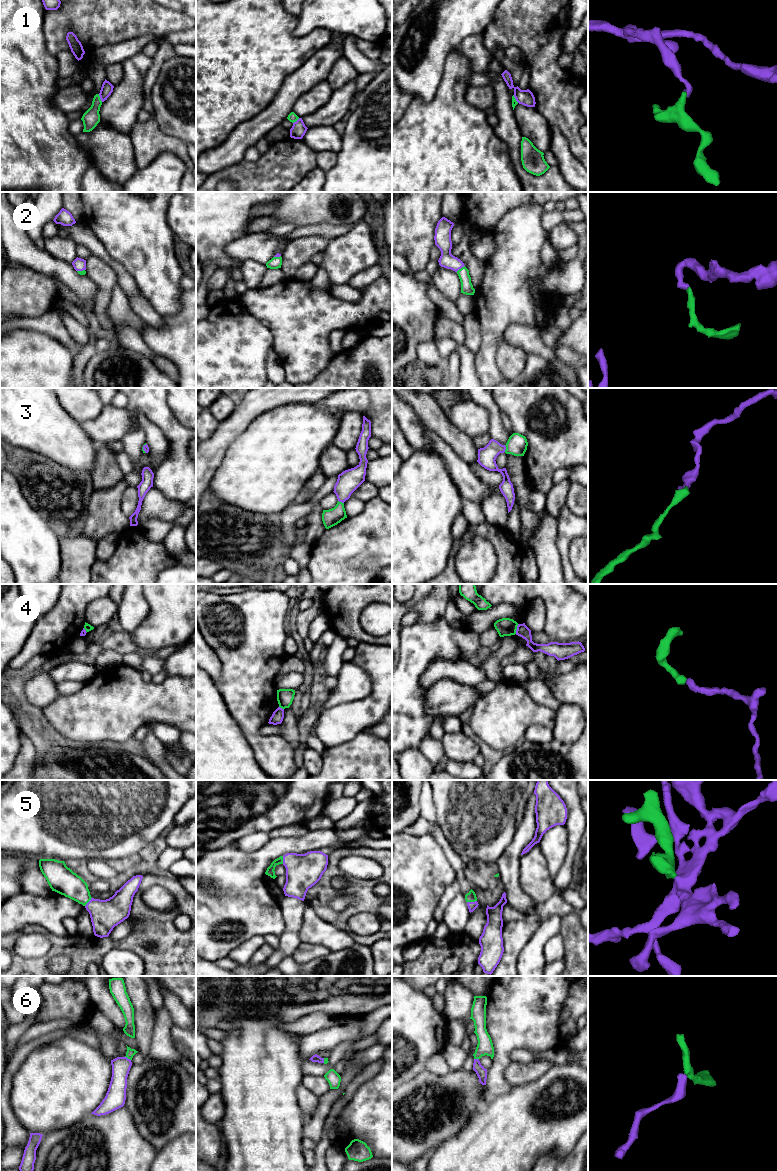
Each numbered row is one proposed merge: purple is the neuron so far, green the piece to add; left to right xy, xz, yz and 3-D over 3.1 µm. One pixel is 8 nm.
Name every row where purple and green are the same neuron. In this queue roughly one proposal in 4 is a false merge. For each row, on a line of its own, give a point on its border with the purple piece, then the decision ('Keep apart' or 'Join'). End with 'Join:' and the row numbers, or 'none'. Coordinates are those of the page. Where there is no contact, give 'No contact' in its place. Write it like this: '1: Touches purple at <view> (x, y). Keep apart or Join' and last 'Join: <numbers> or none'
1: Touches purple at xy (100, 98). Keep apart
2: Touches purple at yz (460, 268). Join
3: Touches purple at yz (505, 448). Join
4: Touches purple at yz (517, 629). Keep apart
5: Touches purple at yz (471, 902). Join
6: Touches purple at xy (127, 1058). Join
Join: 2, 3, 5, 6

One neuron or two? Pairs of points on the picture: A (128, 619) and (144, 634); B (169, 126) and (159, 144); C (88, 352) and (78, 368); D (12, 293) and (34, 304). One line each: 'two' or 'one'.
A: two
B: two
C: one
D: one

